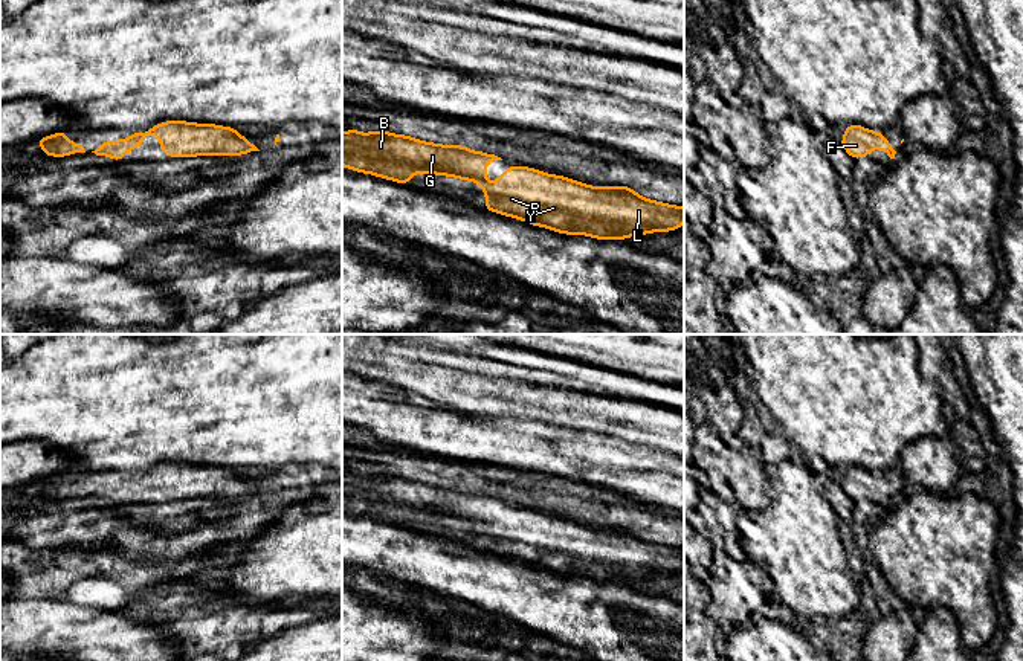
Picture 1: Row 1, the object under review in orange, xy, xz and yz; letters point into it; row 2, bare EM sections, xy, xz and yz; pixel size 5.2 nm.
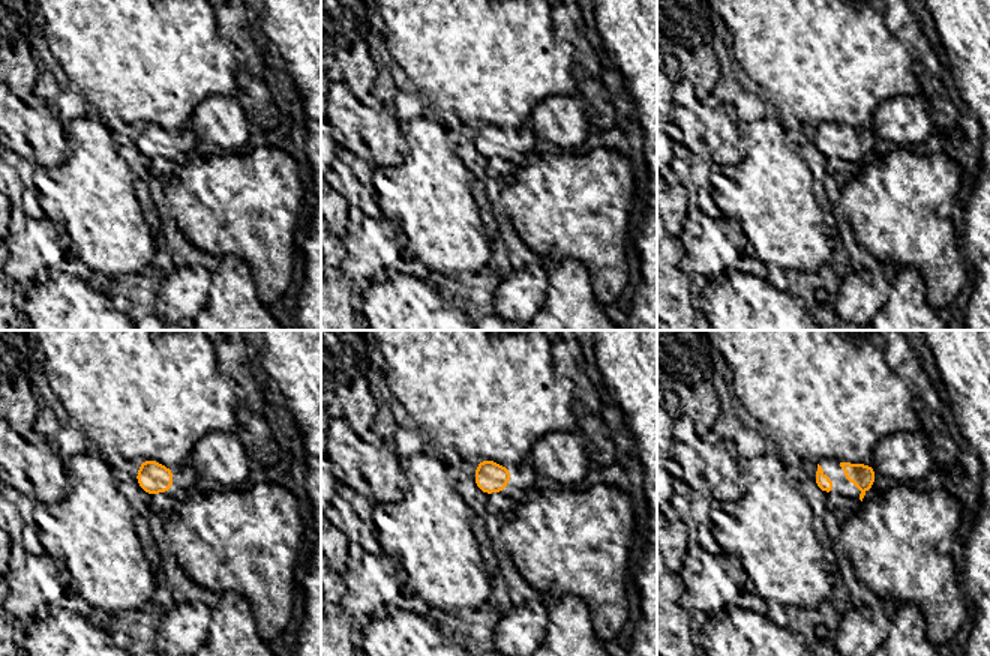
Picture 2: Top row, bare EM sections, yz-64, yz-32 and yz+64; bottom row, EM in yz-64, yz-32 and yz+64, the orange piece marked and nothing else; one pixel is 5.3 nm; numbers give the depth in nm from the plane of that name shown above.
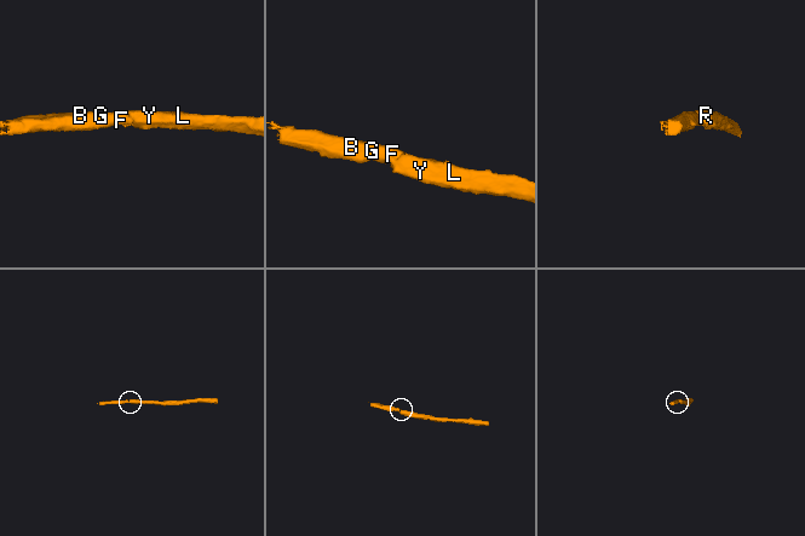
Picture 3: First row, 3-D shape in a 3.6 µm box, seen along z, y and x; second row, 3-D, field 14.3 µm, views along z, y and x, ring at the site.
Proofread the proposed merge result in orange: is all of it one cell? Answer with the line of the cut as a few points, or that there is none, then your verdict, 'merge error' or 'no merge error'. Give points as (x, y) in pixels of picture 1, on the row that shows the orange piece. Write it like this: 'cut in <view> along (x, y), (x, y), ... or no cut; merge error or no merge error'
no cut; no merge error

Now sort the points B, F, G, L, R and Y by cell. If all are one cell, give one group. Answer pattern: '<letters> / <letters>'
B F G L R Y

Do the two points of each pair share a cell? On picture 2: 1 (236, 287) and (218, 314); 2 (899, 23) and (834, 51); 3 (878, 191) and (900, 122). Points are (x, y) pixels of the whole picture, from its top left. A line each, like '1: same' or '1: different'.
1: same
2: different
3: different

